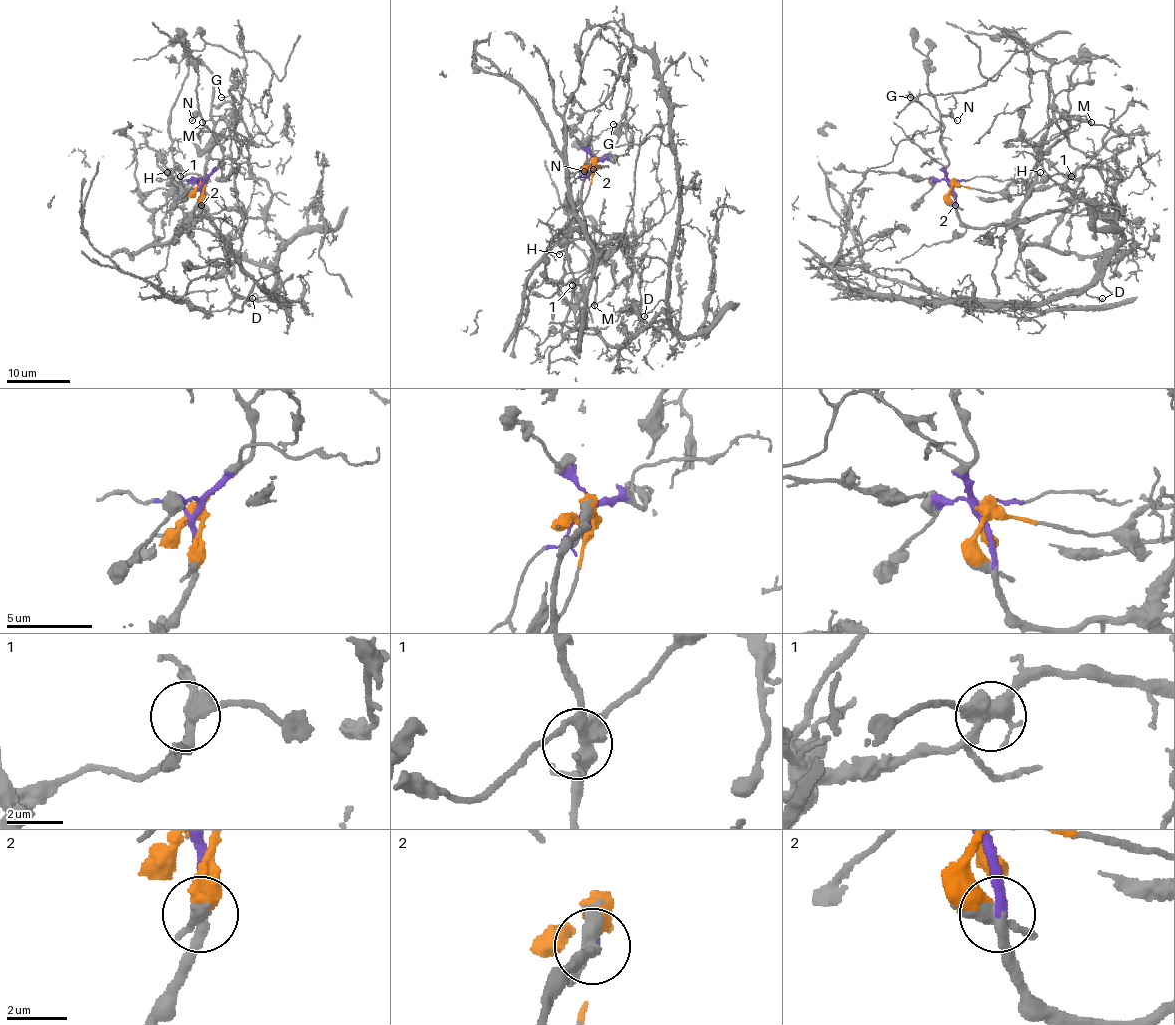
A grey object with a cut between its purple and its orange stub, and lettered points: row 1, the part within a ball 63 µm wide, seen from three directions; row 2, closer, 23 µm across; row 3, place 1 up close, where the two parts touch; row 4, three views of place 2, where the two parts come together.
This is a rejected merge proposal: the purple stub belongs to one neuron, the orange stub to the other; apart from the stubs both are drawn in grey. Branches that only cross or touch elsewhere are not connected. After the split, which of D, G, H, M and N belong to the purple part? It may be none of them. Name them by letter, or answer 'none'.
G, M, N

